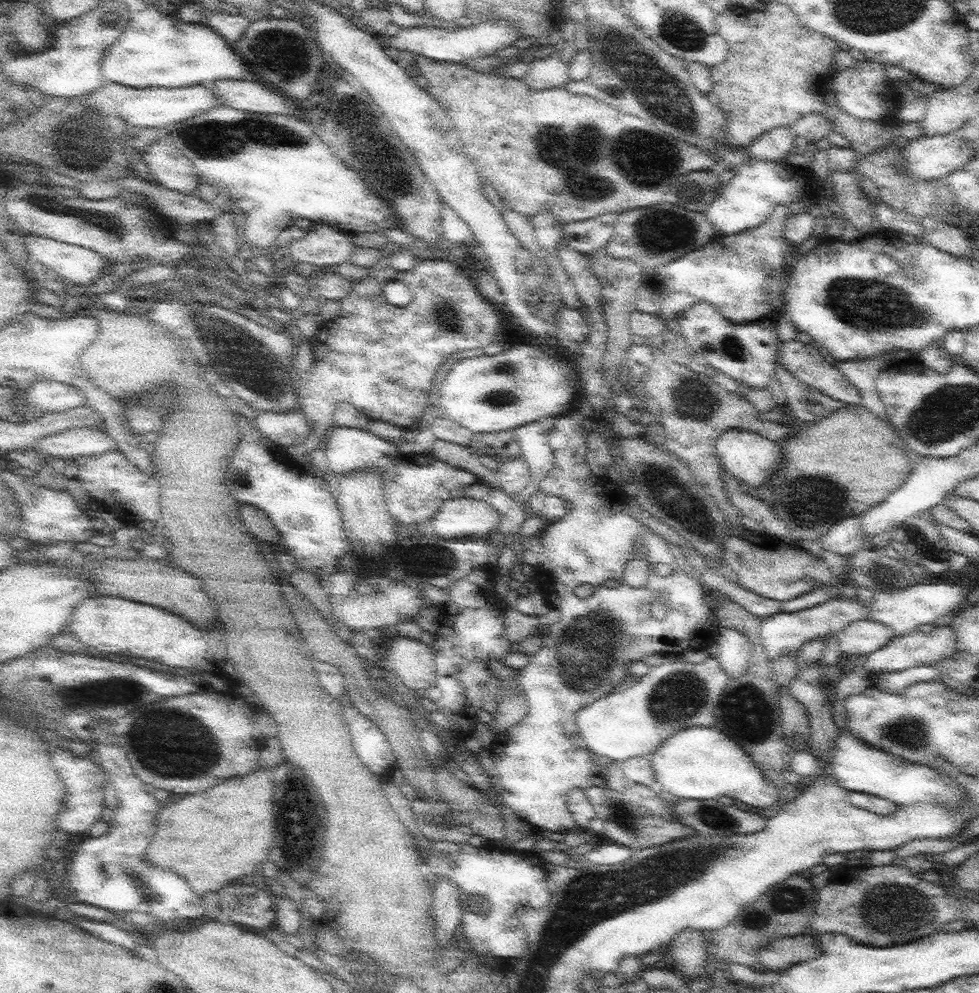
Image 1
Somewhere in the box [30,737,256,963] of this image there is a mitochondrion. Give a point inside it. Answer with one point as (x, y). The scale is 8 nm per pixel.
(135, 875)

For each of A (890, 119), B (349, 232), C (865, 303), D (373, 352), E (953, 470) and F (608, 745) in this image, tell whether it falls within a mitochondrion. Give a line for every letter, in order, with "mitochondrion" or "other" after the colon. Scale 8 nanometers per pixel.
A: other
B: other
C: mitochondrion
D: other
E: other
F: other

